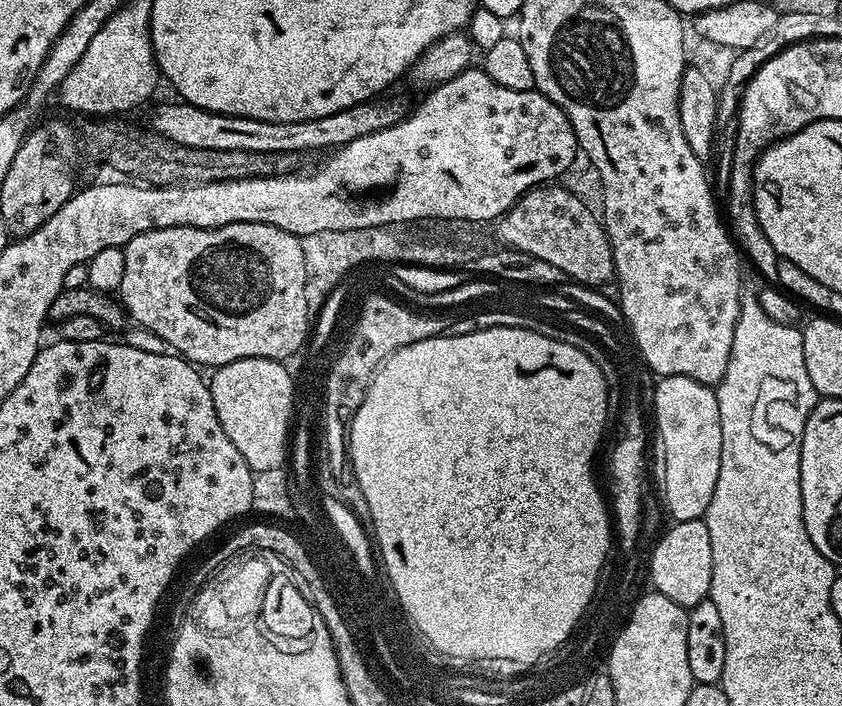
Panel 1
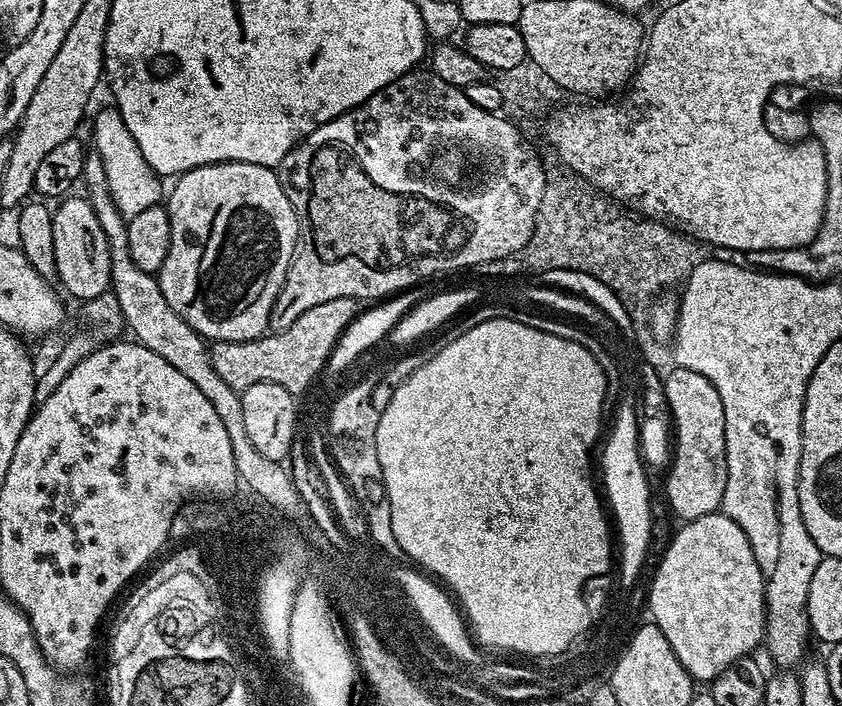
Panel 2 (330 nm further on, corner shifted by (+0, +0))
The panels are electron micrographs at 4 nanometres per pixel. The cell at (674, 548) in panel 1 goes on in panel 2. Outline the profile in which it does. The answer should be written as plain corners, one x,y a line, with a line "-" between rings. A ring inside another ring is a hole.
723,511
689,520
683,527
675,533
675,545
665,549
659,557
660,569
652,580
652,589
649,587
646,592
646,608
652,611
651,623
666,634
670,650
674,650
678,662
682,662
693,681
711,682
726,670
726,666
755,653
755,648
764,644
764,627
768,621
764,609
764,575
758,566
758,558
754,558
750,538
746,538
742,526

